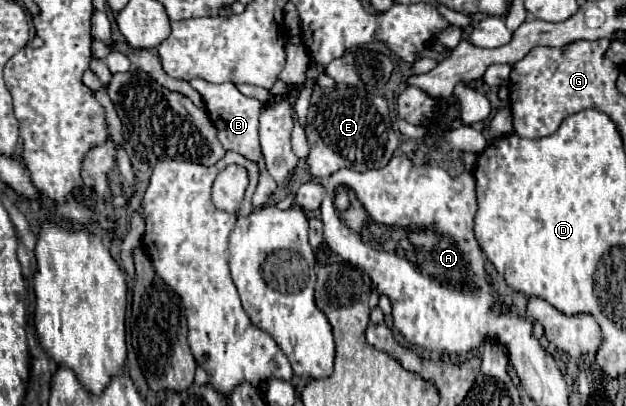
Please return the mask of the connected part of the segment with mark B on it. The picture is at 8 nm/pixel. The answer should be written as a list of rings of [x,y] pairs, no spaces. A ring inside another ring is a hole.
[[[193,79],[191,85],[201,93],[207,115],[213,121],[213,125],[217,127],[217,137],[221,139],[221,145],[225,149],[231,149],[231,151],[245,155],[251,161],[257,161],[261,155],[259,115],[261,115],[261,111],[267,109],[267,103],[253,99],[253,97],[245,97],[243,93],[239,93],[239,89],[233,83],[217,85],[217,83],[209,83],[205,79]]]

